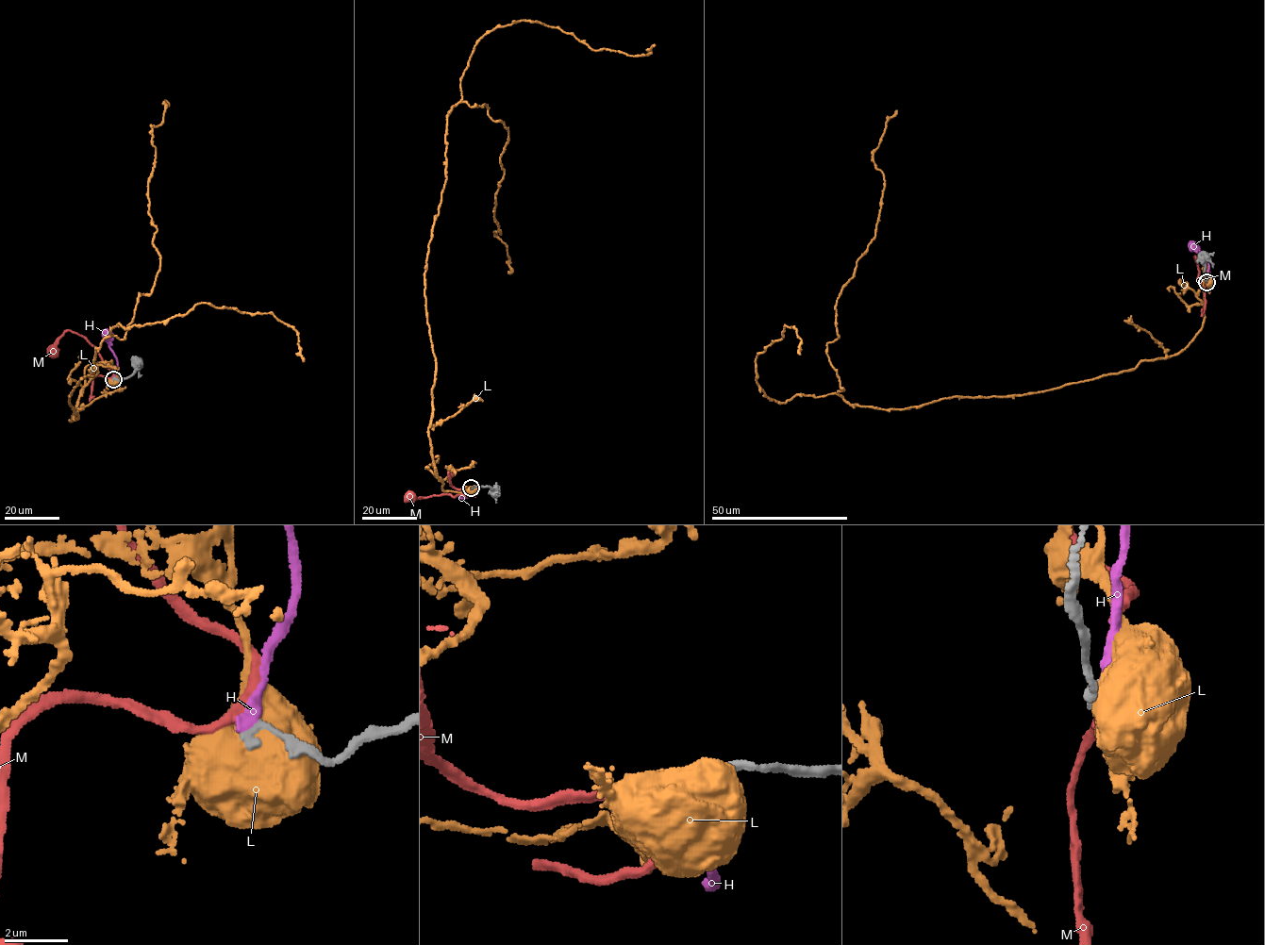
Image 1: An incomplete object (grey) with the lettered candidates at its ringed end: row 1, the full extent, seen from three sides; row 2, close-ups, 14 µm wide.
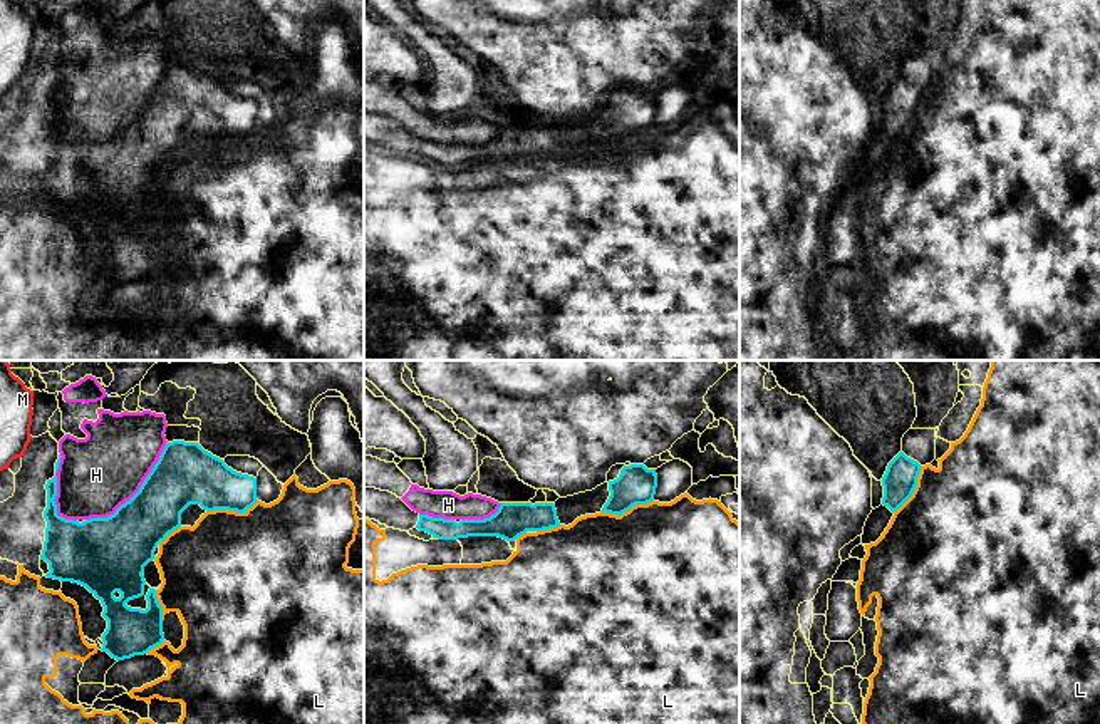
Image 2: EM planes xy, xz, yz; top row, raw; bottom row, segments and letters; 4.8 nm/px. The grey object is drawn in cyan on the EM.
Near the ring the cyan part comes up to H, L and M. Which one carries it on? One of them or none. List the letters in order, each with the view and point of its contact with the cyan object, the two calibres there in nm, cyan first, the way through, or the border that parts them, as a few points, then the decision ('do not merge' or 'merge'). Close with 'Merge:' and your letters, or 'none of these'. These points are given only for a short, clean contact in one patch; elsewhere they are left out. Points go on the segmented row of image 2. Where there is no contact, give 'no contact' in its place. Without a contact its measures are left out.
H: xy (138, 491) | 300/360 nm | do not merge
L: xy (232, 510) | 280/480 nm | do not merge
M: no contact | do not merge
Merge: none of these

